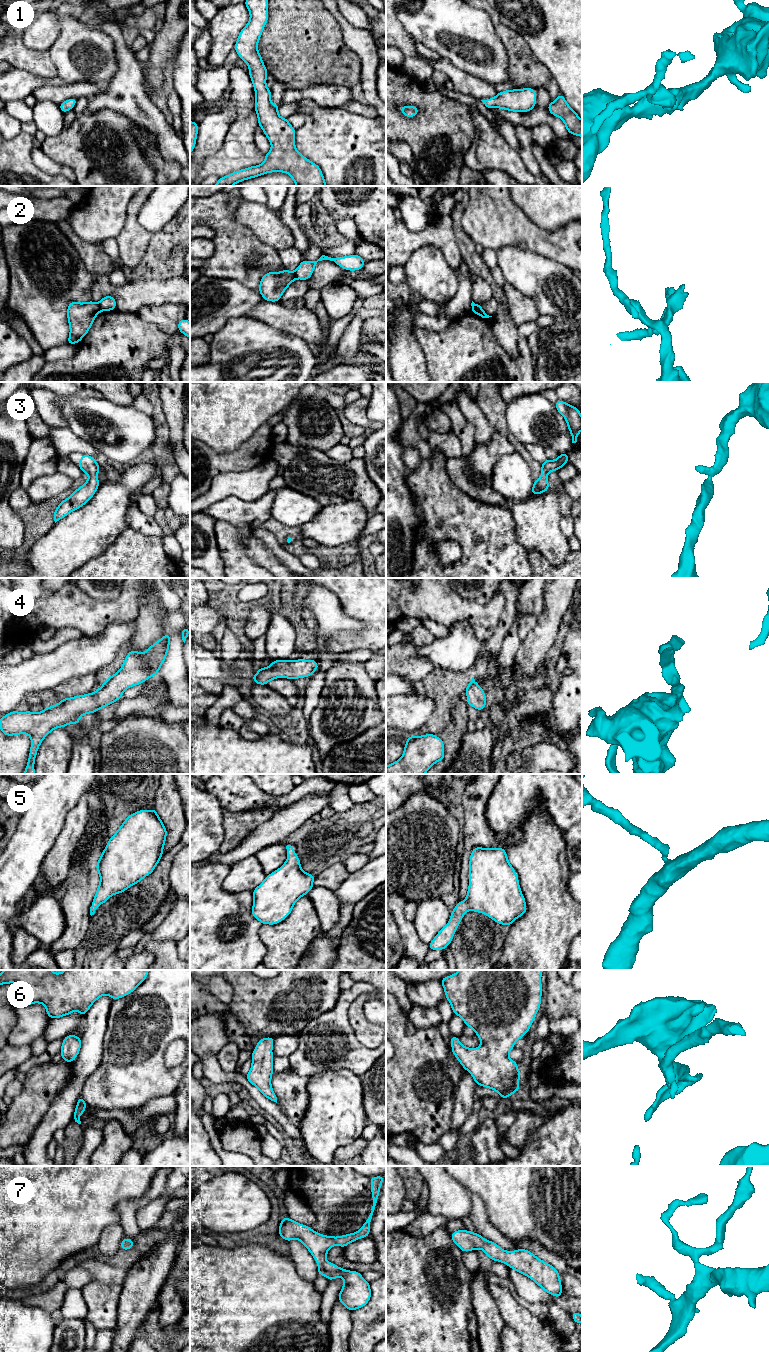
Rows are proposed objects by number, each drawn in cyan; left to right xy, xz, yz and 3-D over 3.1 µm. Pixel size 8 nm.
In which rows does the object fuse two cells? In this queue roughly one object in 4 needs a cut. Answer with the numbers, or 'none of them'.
2

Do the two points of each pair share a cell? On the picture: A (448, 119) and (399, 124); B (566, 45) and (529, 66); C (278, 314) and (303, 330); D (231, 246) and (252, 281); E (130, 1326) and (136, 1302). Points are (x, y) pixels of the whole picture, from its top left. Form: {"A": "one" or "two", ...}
{"A": "one", "B": "two", "C": "one", "D": "one", "E": "one"}

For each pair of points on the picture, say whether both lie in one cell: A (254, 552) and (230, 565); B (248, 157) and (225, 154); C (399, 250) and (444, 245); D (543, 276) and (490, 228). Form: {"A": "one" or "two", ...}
{"A": "two", "B": "one", "C": "one", "D": "two"}

